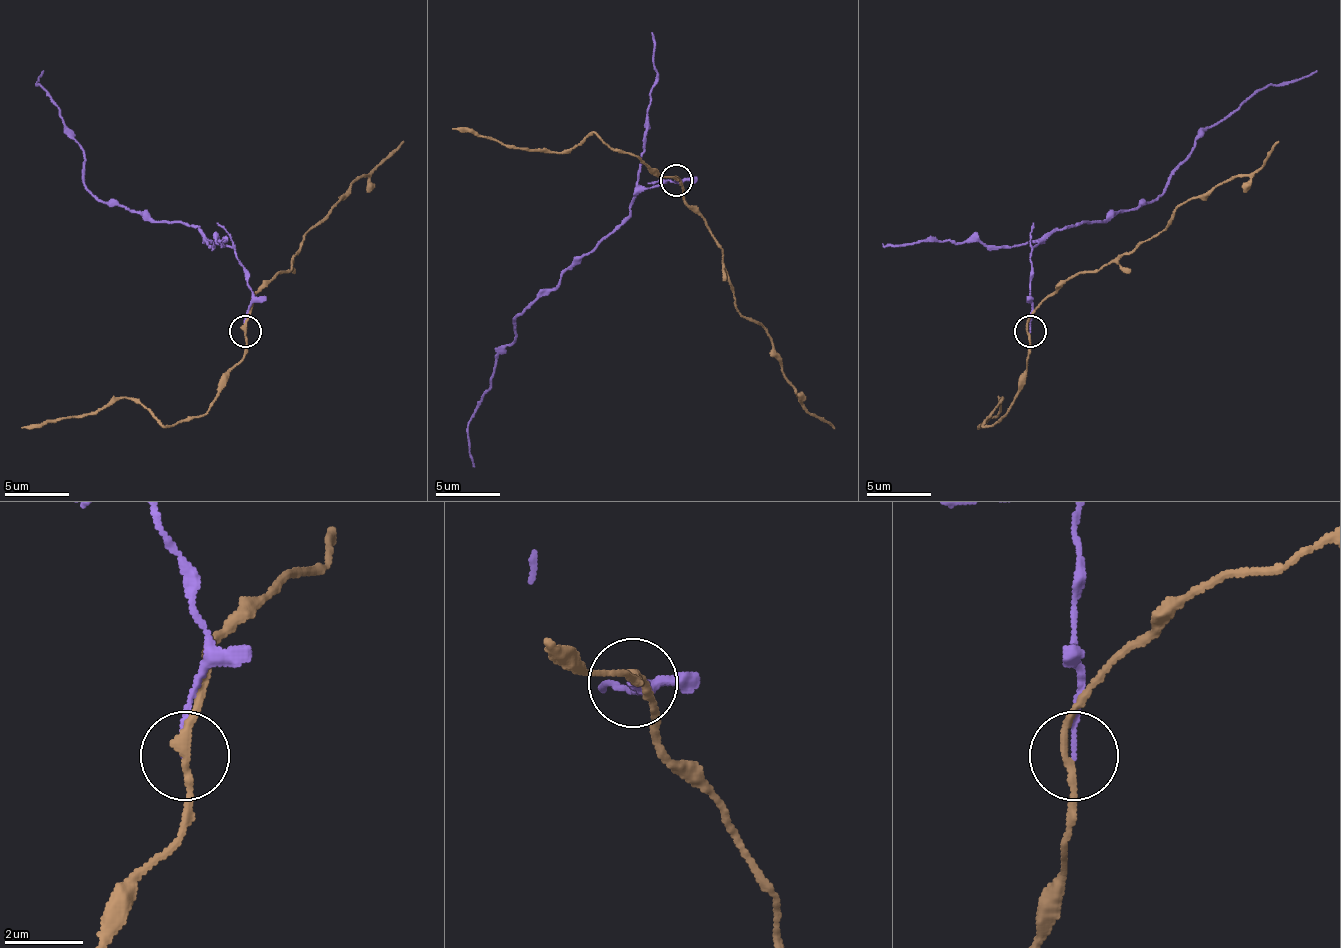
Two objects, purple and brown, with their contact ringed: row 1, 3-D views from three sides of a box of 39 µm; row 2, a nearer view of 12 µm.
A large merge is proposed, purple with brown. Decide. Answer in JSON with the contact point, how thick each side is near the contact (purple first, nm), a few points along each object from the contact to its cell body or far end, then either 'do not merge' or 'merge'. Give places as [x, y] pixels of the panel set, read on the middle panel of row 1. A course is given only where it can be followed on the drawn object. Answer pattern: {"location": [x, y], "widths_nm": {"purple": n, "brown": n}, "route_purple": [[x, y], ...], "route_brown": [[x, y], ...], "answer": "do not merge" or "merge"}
{"location": [676, 180], "widths_nm": {"purple": 130, "brown": 190}, "route_purple": [[675, 179], [637, 195], [627, 217], [515, 320], [515, 339], [496, 358], [492, 387], [467, 426], [473, 467]], "route_brown": [[675, 179], [685, 201], [704, 221], [723, 253], [736, 310], [768, 333], [771, 355], [800, 403], [835, 429]], "answer": "do not merge"}

